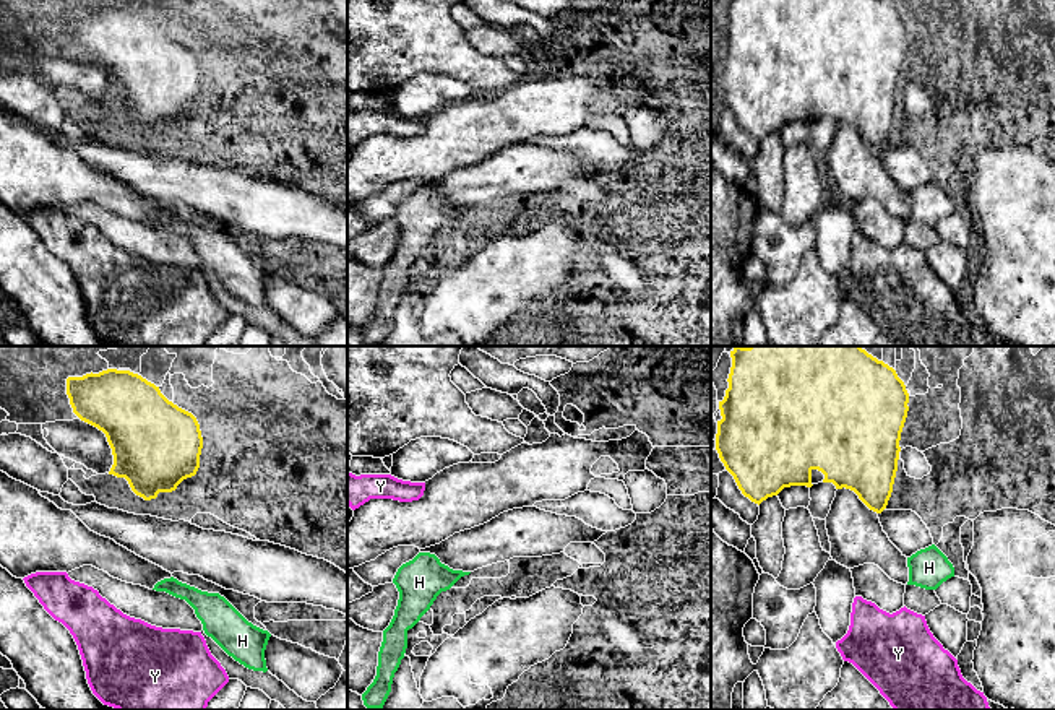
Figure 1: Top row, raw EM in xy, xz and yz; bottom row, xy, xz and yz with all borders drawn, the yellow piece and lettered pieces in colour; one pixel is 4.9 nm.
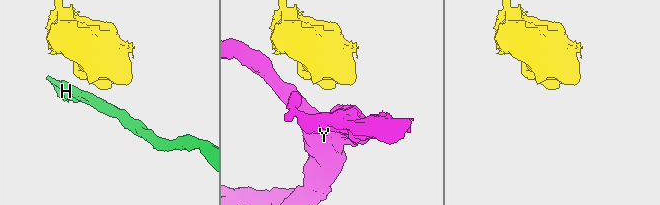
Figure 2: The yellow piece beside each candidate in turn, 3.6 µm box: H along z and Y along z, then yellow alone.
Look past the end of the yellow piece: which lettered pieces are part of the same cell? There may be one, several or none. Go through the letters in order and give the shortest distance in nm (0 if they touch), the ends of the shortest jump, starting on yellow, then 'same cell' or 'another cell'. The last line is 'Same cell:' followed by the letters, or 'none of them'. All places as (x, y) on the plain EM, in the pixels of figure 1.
H: gap 260 nm; span yz (880, 148), (908, 194); another cell
Y: gap 420 nm; span yz (877, 148), (861, 233); another cell
Same cell: none of them

